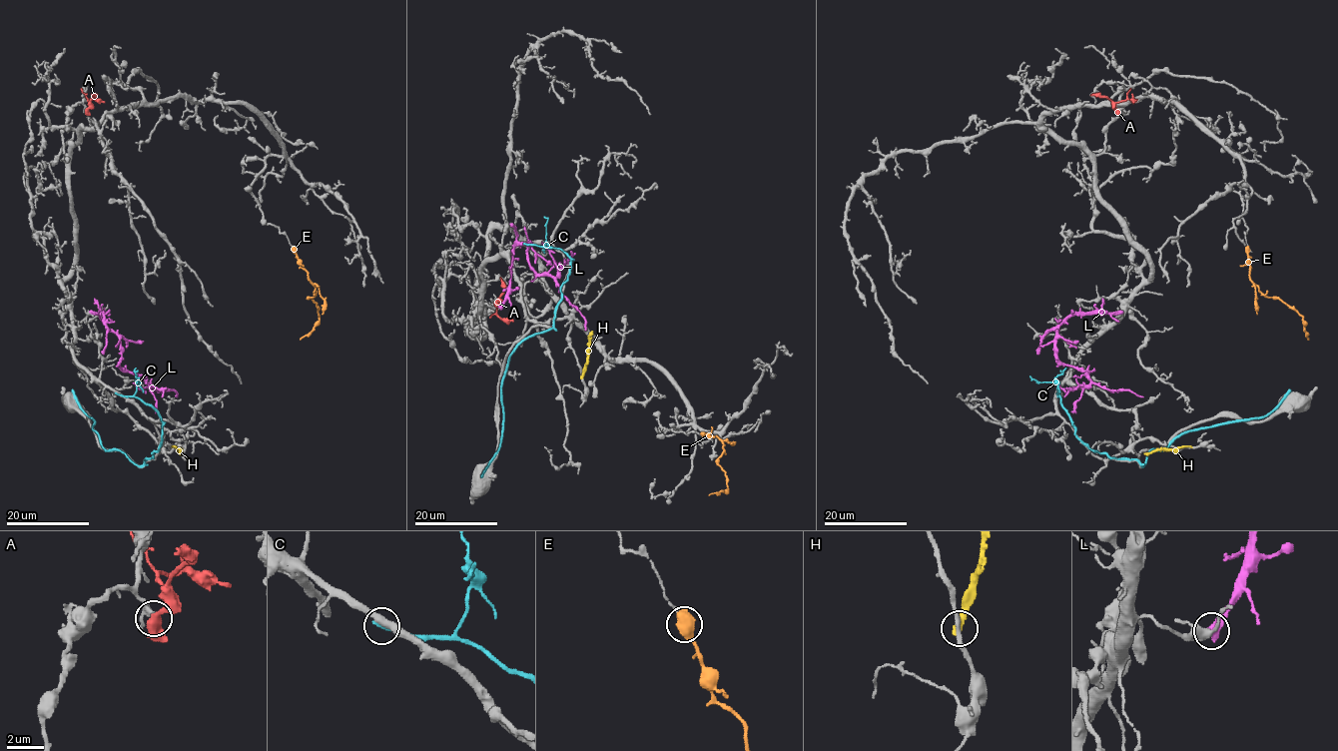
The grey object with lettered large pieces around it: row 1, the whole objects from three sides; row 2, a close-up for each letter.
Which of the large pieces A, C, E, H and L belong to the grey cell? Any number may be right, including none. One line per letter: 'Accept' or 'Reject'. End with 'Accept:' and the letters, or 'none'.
A: Reject
C: Reject
E: Reject
H: Reject
L: Reject
Accept: none

